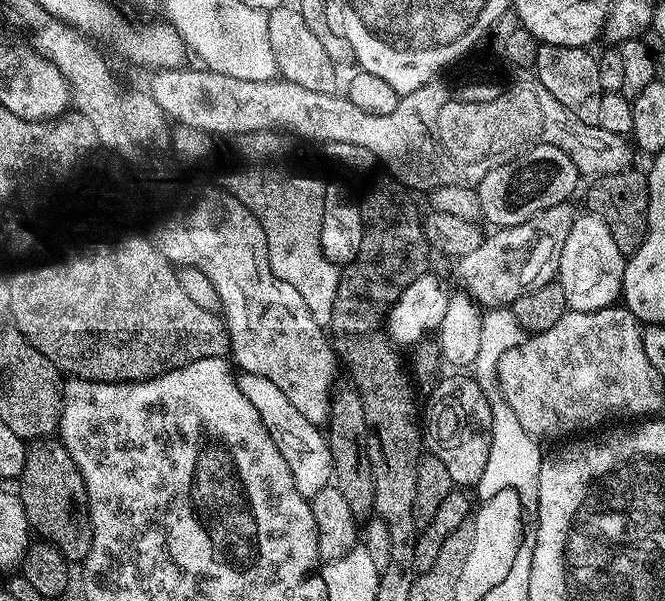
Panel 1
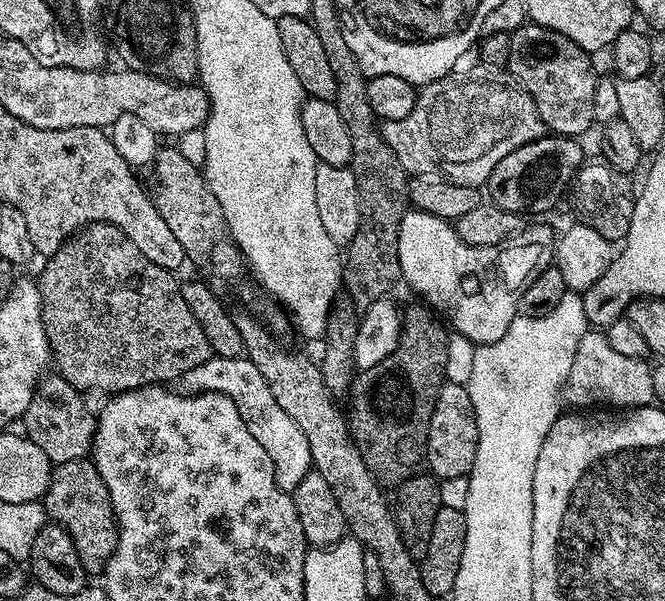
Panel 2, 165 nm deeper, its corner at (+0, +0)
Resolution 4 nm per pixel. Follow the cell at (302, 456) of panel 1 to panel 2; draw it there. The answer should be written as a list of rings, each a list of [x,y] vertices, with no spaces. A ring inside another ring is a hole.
[[[213,354],[202,366],[194,366],[182,377],[182,384],[189,393],[217,392],[234,402],[238,406],[238,414],[242,414],[242,422],[246,422],[246,430],[254,434],[254,438],[262,445],[262,450],[270,454],[270,462],[274,466],[274,478],[280,489],[292,493],[306,478],[306,474],[313,471],[310,458],[310,446],[306,442],[306,434],[298,430],[298,422],[274,402],[274,394],[270,394],[270,386],[266,378],[262,378],[262,370],[254,366],[254,362],[244,356],[238,358],[222,358]]]

